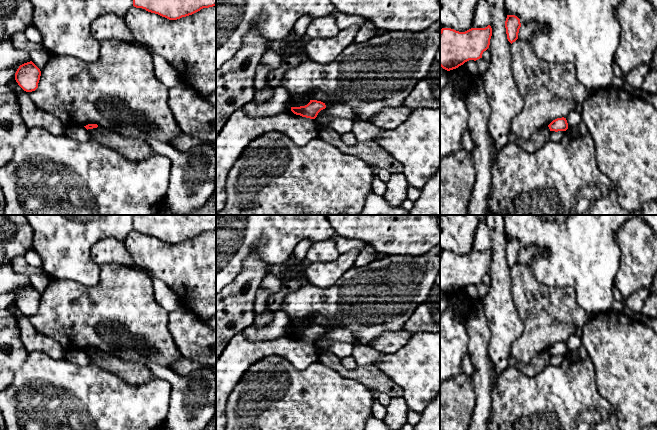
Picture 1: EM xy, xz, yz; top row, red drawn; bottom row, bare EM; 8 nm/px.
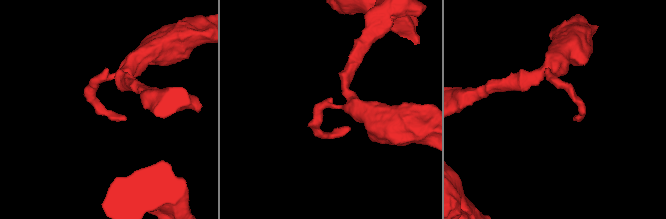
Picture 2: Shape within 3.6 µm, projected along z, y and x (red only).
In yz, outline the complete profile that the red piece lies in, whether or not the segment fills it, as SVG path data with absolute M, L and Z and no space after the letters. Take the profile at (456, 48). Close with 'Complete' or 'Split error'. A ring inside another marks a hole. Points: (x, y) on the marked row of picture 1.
M451 28L440 31L440 66L453 70L469 60L478 60L489 48L492 28L471 28L459 32Z. Complete

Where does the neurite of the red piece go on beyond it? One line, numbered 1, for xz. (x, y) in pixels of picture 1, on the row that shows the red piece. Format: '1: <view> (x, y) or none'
1: none

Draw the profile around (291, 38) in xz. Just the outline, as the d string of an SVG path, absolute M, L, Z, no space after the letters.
M293 30L289 33L289 35L285 38L285 40L282 43L279 43L278 45L281 47L285 47L289 43L301 41L293 32Z

